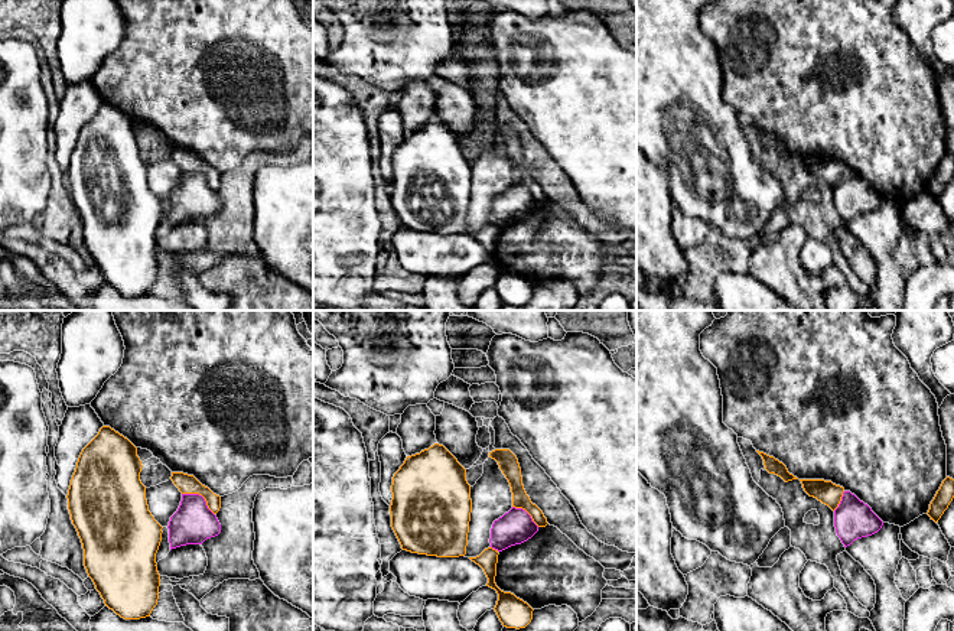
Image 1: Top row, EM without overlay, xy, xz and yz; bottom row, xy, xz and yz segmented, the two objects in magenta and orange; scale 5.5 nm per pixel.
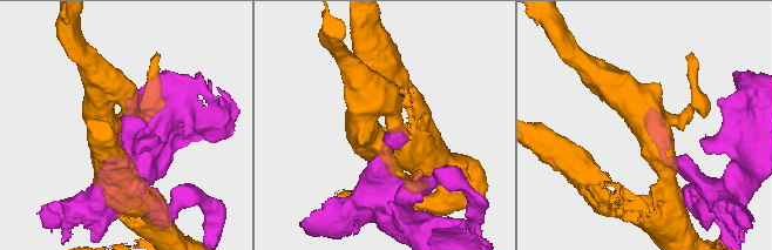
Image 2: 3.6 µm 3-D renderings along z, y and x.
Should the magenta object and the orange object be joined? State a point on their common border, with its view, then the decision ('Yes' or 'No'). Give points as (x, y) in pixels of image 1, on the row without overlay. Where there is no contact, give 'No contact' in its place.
Touches magenta at xy (201, 172). No

